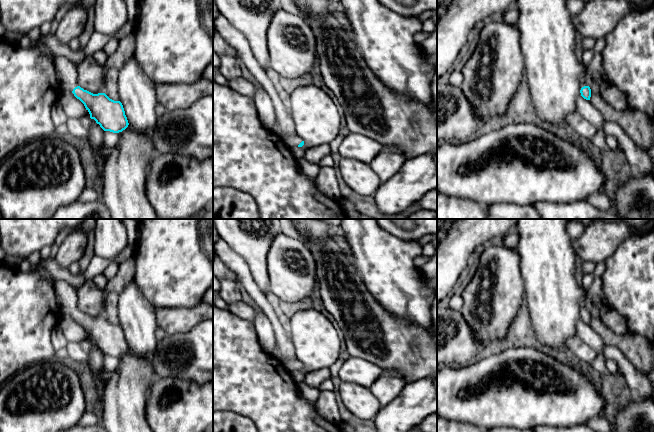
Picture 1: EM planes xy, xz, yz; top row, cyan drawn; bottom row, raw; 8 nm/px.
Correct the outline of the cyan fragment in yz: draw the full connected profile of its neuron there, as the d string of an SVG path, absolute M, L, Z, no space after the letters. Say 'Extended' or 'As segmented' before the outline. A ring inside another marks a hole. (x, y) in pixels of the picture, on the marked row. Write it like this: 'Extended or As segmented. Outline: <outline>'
Extended. Outline: M586 65L585 70L579 75L579 83L580 83L580 89L581 89L580 93L581 93L581 96L586 100L590 100L590 97L591 97L591 89L589 86L585 84L585 77L590 74L591 74L591 71L589 69L589 66Z

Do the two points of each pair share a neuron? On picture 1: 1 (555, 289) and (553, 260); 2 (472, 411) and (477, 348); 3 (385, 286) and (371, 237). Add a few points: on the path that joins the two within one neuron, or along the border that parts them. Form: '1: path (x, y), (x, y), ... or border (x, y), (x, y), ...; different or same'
1: path (553, 282), (553, 267); same
2: border (486, 352), (463, 366), (454, 367); different
3: path (385, 274), (385, 263), (372, 249); same

